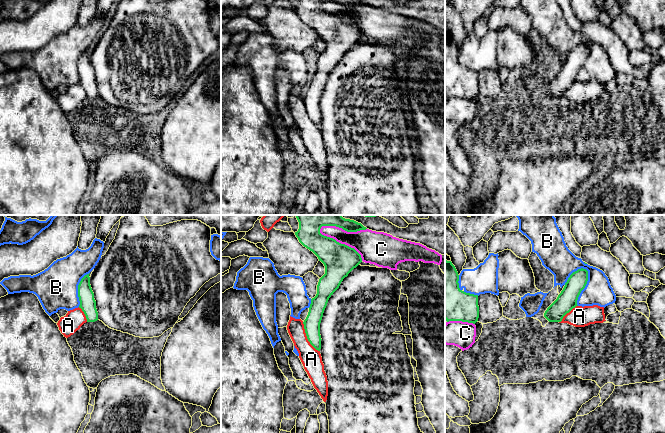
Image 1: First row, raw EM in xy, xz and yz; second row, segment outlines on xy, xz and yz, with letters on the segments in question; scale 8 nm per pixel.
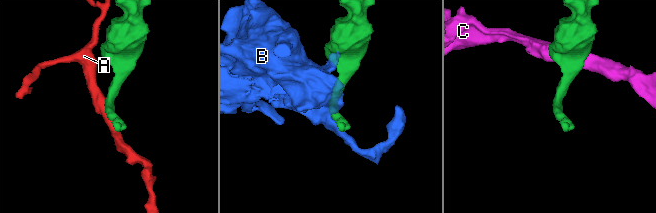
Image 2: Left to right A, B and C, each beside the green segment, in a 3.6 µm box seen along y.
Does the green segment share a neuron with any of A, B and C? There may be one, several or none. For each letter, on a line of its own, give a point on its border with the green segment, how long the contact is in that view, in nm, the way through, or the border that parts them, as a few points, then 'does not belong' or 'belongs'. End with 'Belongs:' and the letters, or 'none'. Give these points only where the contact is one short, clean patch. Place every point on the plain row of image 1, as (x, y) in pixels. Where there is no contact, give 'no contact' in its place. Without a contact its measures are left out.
A: contact xz (307, 113); length 280 nm; does not belong
B: contact yz (585, 61); length 320 nm; does not belong
C: contact xz (340, 19); length 440 nm; does not belong
Belongs: none

